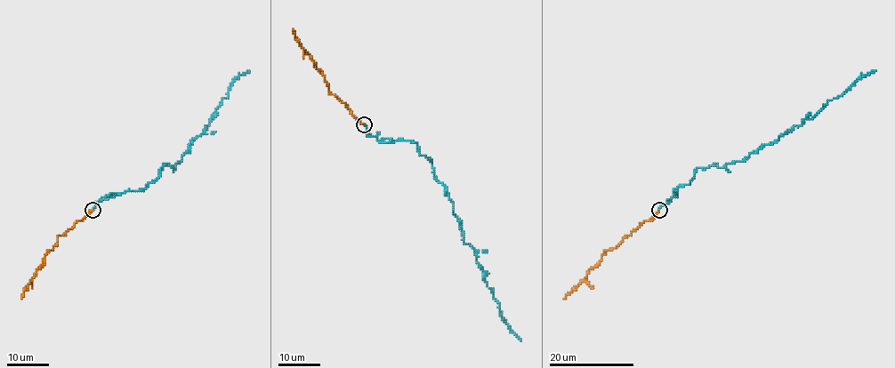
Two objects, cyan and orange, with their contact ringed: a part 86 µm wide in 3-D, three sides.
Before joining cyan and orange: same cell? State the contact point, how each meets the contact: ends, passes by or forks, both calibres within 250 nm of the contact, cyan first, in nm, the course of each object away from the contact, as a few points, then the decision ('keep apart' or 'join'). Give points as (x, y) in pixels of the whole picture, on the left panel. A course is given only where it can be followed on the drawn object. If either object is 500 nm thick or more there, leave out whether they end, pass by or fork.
at (92, 210); cyan ends there; orange ends there; 150 nm thick on the cyan side, 170 nm on the other; cyan runs (93, 209), (103, 199), (142, 190), (163, 166), (181, 162), (191, 141), (213, 120), (233, 81), (250, 70); orange runs (92, 209), (58, 236), (57, 243), (44, 256), (43, 263), (20, 299); join

